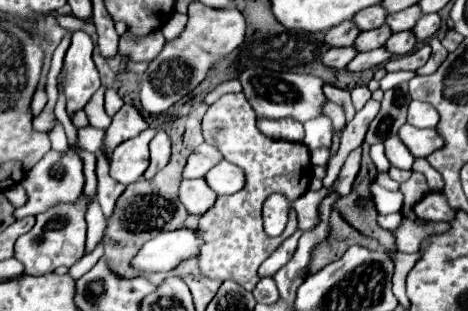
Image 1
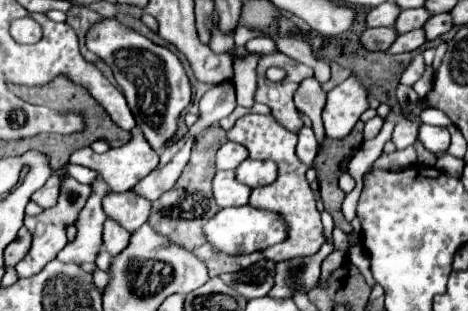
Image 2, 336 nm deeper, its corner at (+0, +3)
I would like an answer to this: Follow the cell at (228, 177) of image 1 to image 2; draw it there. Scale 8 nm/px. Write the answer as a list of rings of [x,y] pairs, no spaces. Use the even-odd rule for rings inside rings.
[[[246,158],[238,168],[236,168],[236,180],[242,184],[248,184],[250,188],[256,186],[266,186],[272,180],[276,180],[276,164],[272,160],[252,160]]]

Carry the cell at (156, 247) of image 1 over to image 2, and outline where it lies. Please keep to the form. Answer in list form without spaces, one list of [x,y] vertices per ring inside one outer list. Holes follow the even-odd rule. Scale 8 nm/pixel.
[[[238,206],[238,208],[224,208],[216,212],[206,224],[204,224],[204,238],[208,240],[214,250],[228,254],[228,256],[238,256],[238,254],[248,254],[248,252],[258,252],[260,248],[272,246],[286,236],[286,224],[280,220],[280,216],[272,212],[260,212],[252,210],[250,206]]]

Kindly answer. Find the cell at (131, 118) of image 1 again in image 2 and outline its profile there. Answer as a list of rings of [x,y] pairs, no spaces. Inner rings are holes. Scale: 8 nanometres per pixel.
[[[98,174],[96,180],[92,182],[92,194],[80,212],[80,220],[76,222],[78,228],[76,240],[70,242],[66,248],[62,248],[62,252],[58,254],[60,262],[80,264],[96,260],[96,254],[102,244],[102,224],[106,220],[106,214],[102,210],[102,198],[106,196],[108,190],[110,190],[108,184]]]

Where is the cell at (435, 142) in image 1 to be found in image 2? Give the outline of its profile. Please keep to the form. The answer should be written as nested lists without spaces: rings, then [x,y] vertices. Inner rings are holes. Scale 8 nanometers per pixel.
[[[428,124],[420,126],[418,140],[424,144],[426,150],[430,150],[434,154],[442,154],[450,146],[448,130],[446,128],[438,128],[438,126],[428,126]]]

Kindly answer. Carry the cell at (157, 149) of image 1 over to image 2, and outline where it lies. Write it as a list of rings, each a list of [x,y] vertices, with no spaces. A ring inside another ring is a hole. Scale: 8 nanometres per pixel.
[[[132,190],[108,192],[108,196],[104,196],[104,212],[106,216],[112,216],[116,222],[124,224],[124,228],[134,232],[148,218],[150,200]]]

